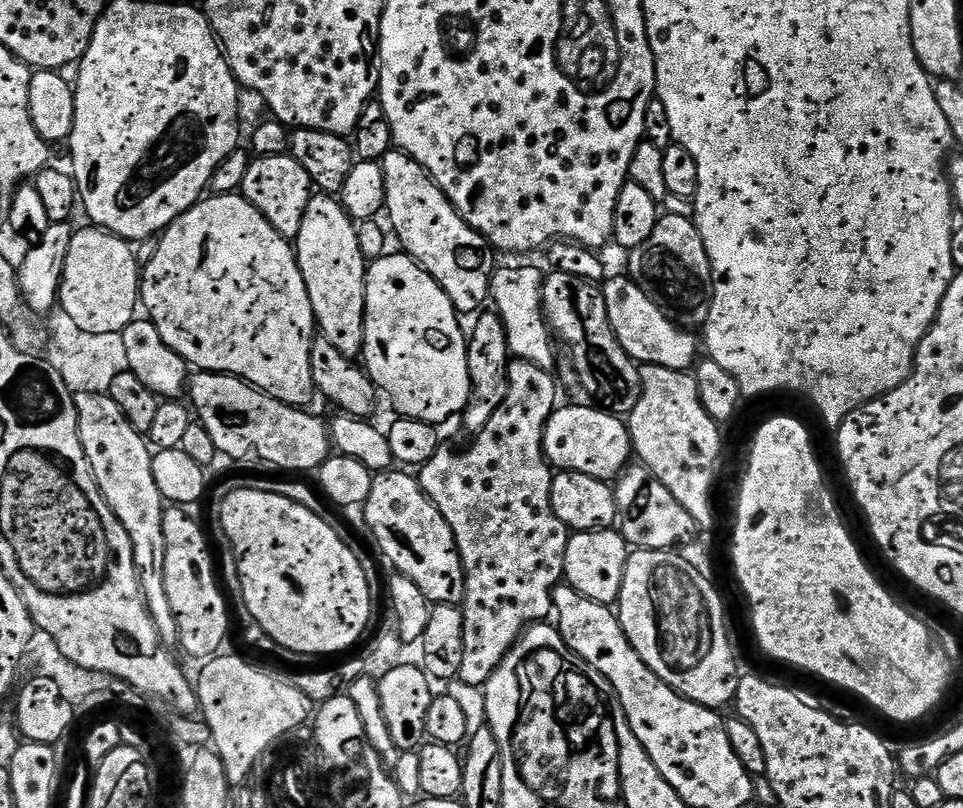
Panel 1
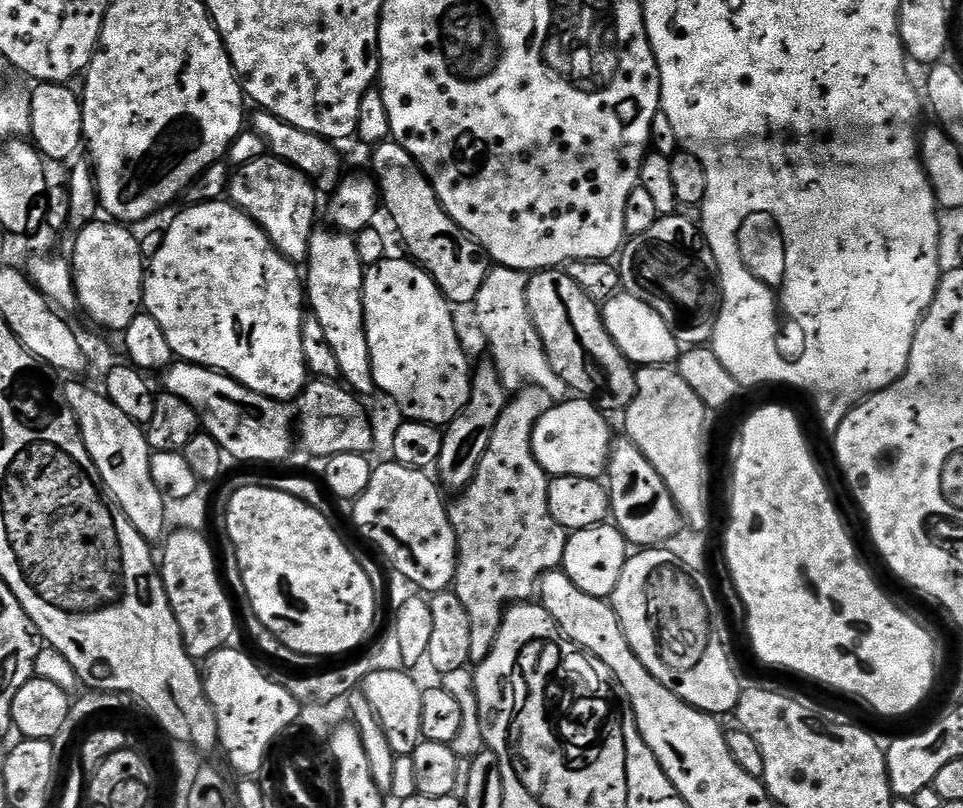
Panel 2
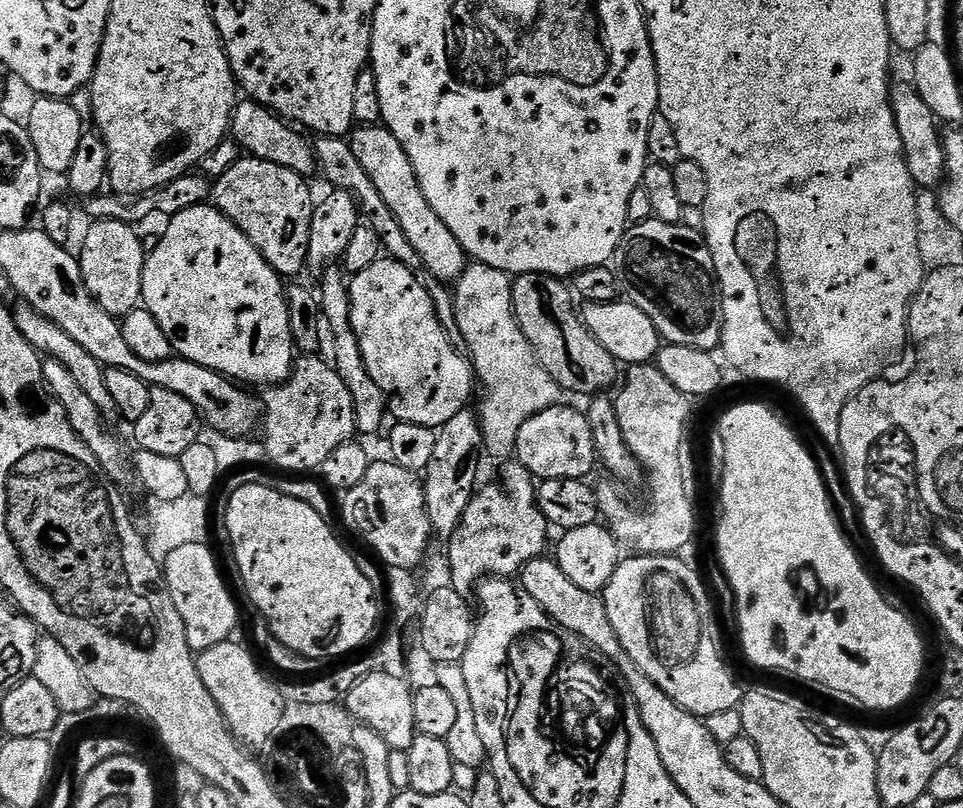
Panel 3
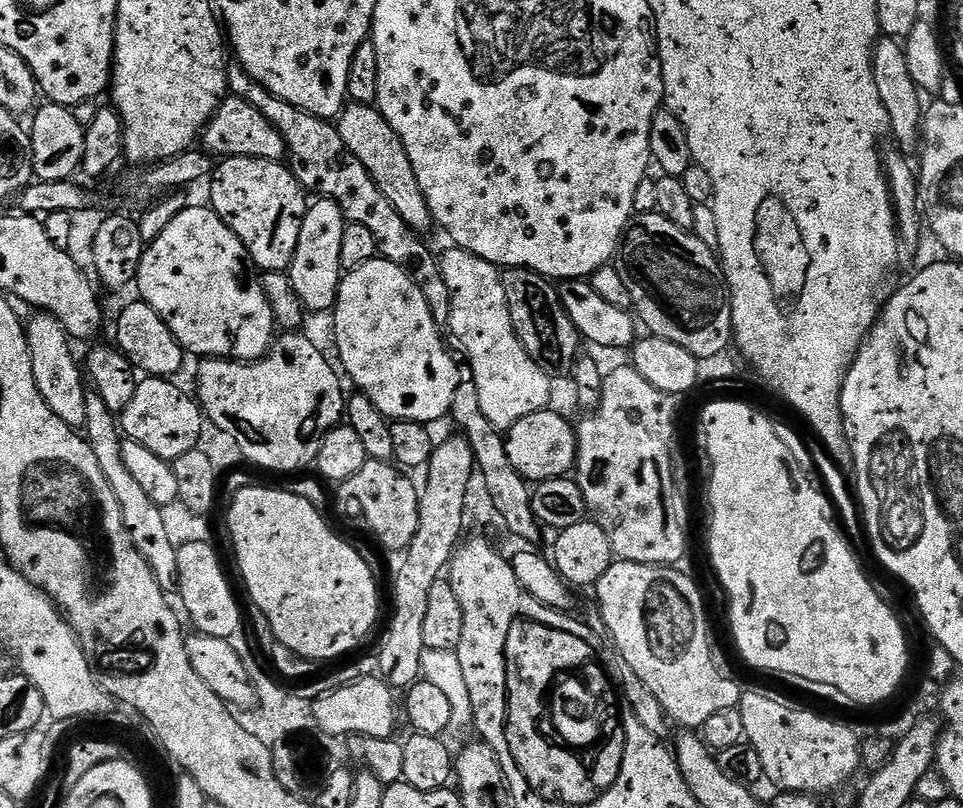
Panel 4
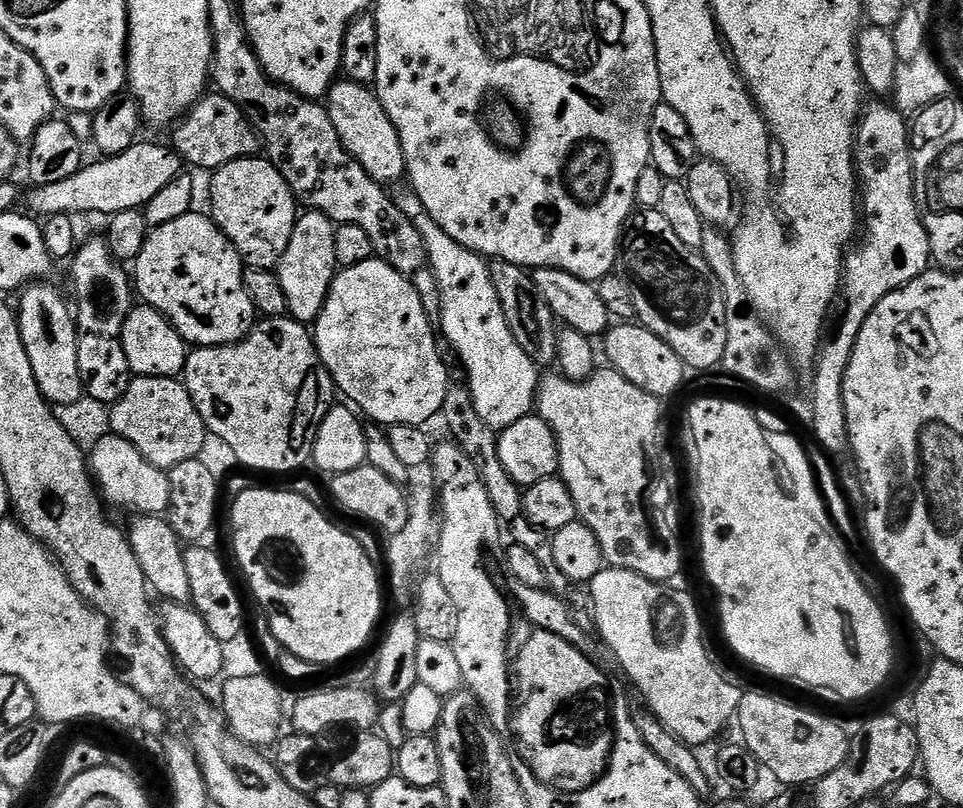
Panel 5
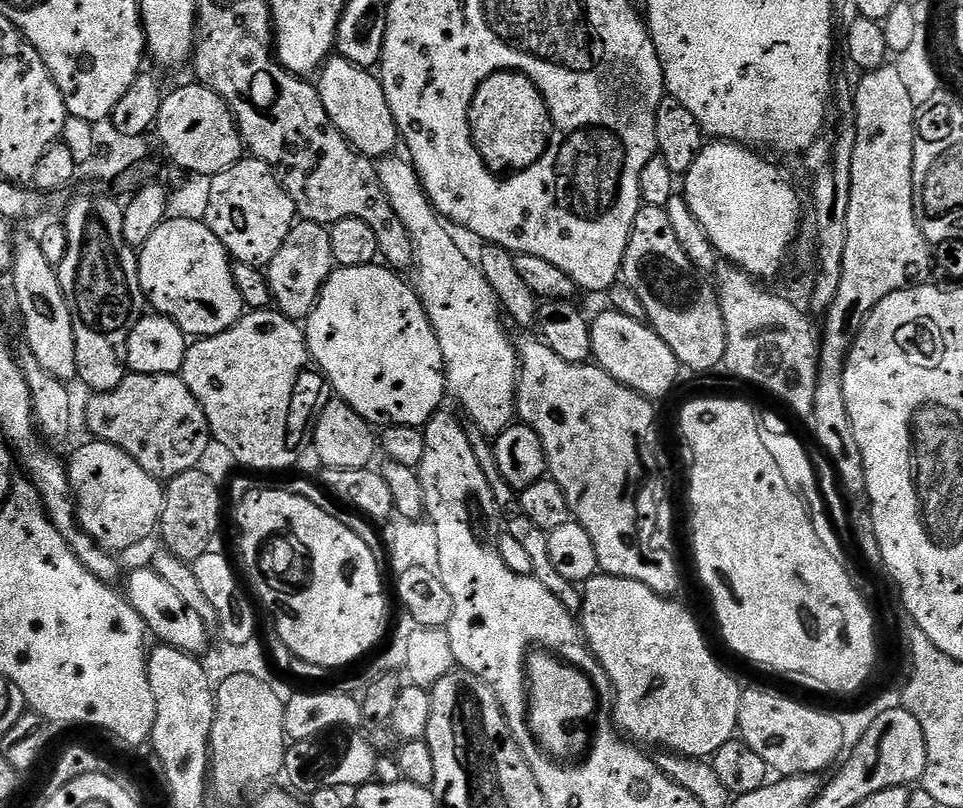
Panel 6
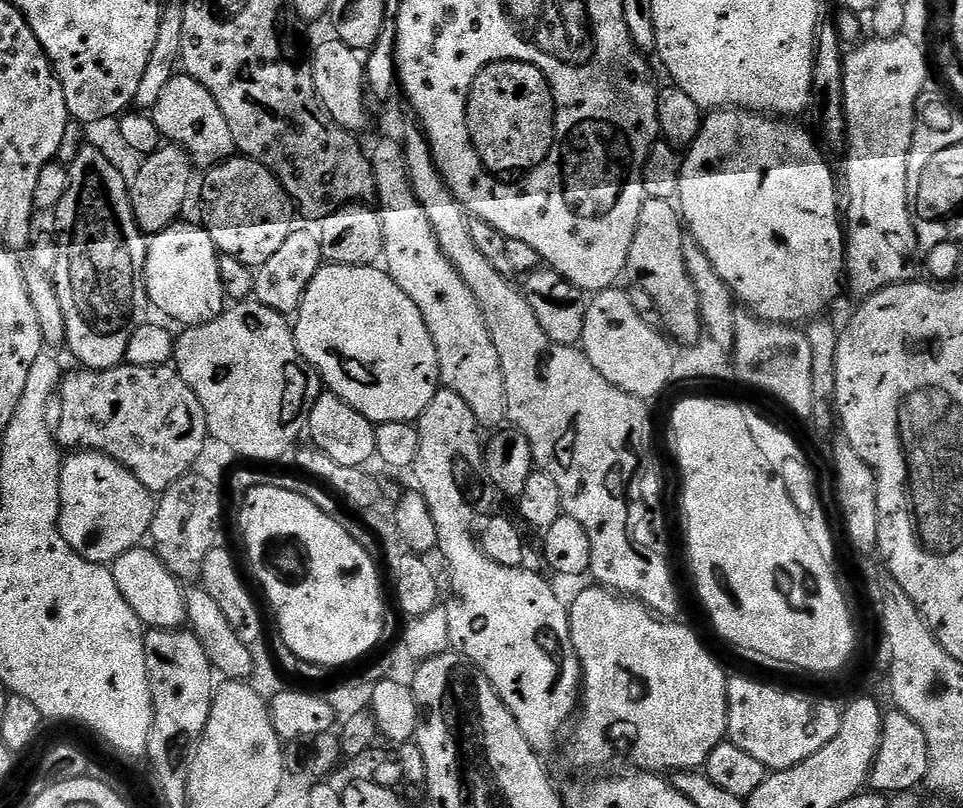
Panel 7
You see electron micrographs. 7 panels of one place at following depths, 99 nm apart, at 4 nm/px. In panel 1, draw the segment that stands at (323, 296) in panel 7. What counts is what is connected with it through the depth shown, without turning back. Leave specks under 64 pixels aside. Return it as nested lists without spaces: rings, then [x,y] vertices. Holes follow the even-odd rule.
[[[385,254],[382,258],[371,261],[367,265],[368,276],[364,279],[366,282],[366,306],[364,307],[364,350],[362,353],[362,364],[366,369],[368,376],[372,379],[373,384],[381,393],[384,392],[392,399],[392,404],[397,408],[400,416],[409,416],[415,420],[421,420],[427,424],[435,424],[444,426],[451,416],[459,417],[468,399],[472,393],[472,383],[470,382],[470,366],[468,365],[468,336],[460,329],[461,317],[458,315],[455,306],[450,302],[450,298],[446,294],[446,290],[442,290],[442,286],[438,286],[438,282],[434,282],[434,278],[421,264],[416,263],[411,256],[407,254],[399,254],[400,256],[392,256],[393,254]]]

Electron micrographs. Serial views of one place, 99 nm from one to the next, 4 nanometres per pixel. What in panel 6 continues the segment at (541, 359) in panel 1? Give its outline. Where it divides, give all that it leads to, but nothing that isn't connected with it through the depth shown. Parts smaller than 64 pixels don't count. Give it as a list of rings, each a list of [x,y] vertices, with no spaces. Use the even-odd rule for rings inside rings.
[[[393,154],[379,157],[375,165],[382,190],[386,190],[394,214],[402,218],[402,226],[406,226],[412,239],[416,255],[414,287],[442,350],[447,391],[464,407],[463,415],[469,416],[478,431],[495,438],[514,423],[516,377],[520,374],[517,345],[500,325],[500,300],[490,290],[490,282],[486,282],[473,257],[471,260],[448,233],[449,225],[428,201],[412,161]]]

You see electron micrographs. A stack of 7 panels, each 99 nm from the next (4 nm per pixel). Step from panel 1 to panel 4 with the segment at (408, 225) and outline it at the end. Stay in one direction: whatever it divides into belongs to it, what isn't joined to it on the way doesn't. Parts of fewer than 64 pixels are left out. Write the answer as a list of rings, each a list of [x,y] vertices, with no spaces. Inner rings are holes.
[[[349,103],[338,117],[338,127],[342,134],[342,142],[346,142],[346,150],[366,166],[370,178],[374,178],[374,186],[386,194],[390,206],[402,214],[402,219],[415,232],[427,233],[428,224],[433,223],[432,211],[428,209],[426,198],[422,194],[422,186],[418,186],[418,178],[414,178],[414,166],[410,166],[410,158],[406,154],[406,146],[394,134],[394,130],[386,122],[379,108],[370,104]]]

